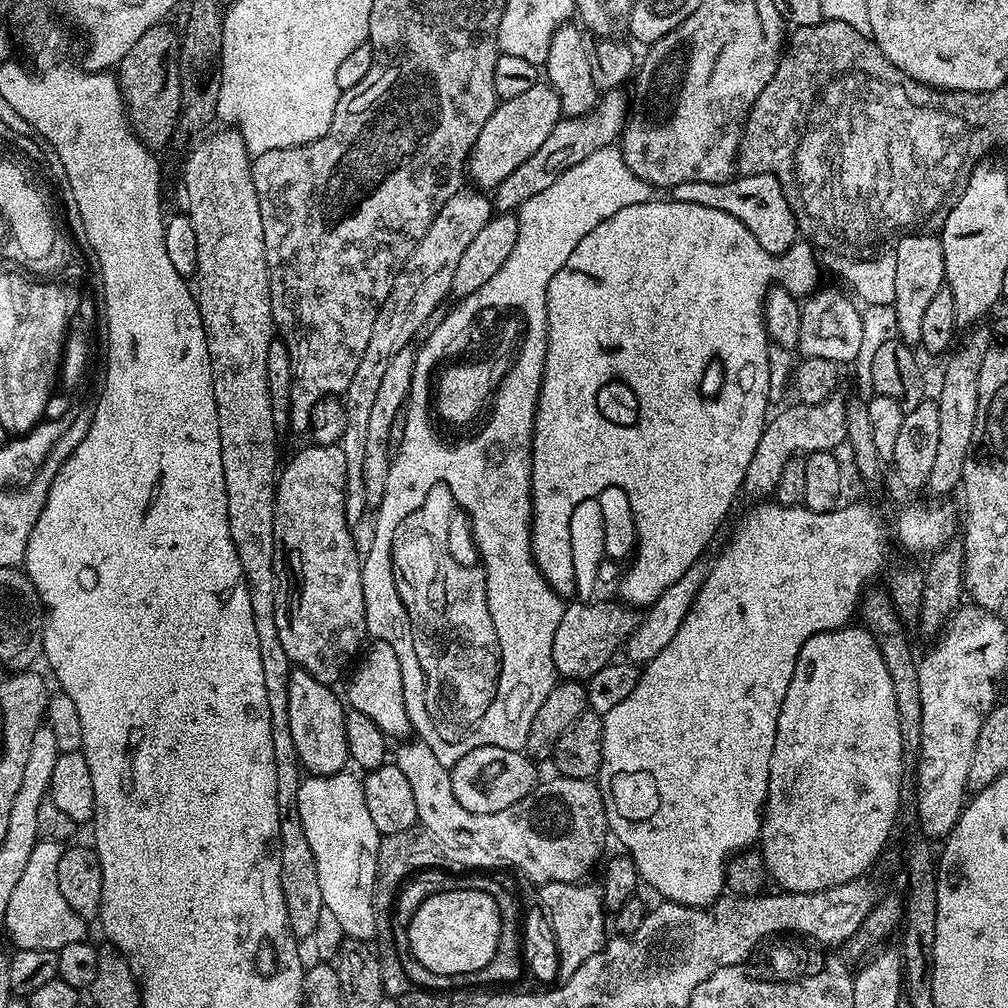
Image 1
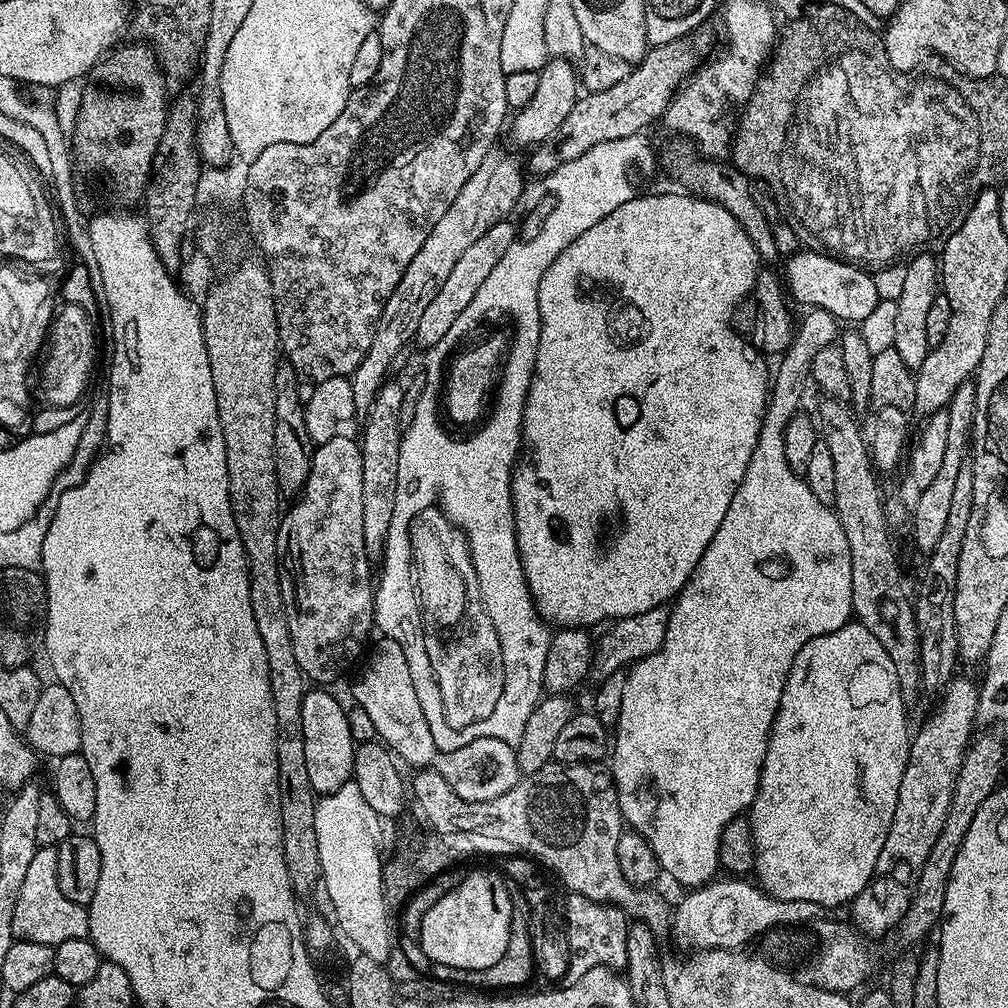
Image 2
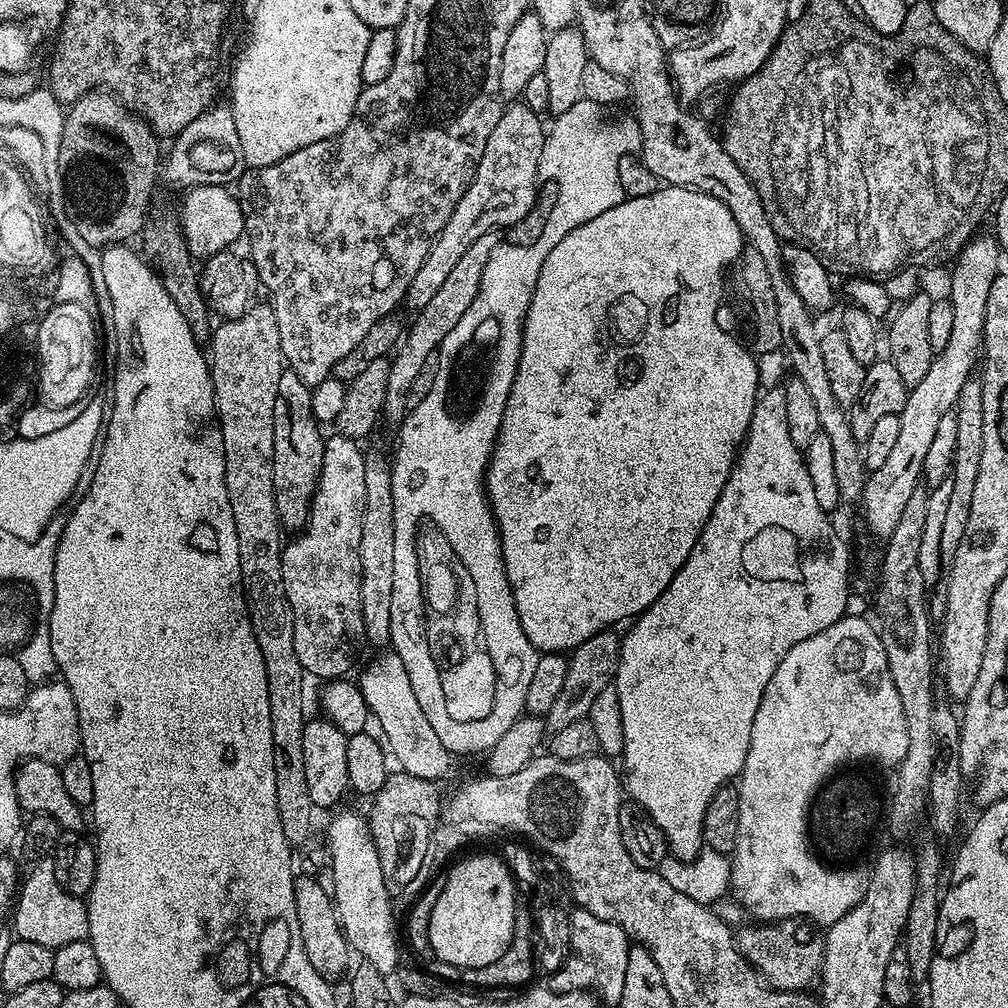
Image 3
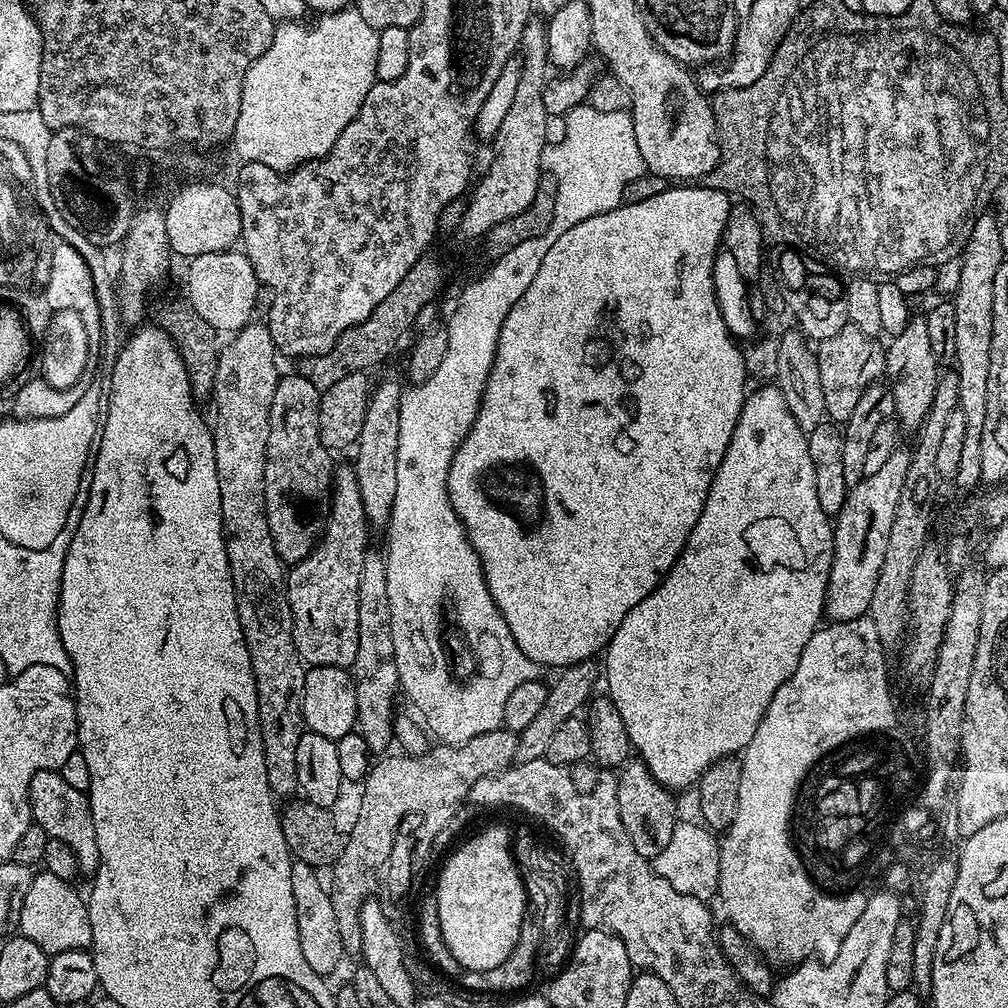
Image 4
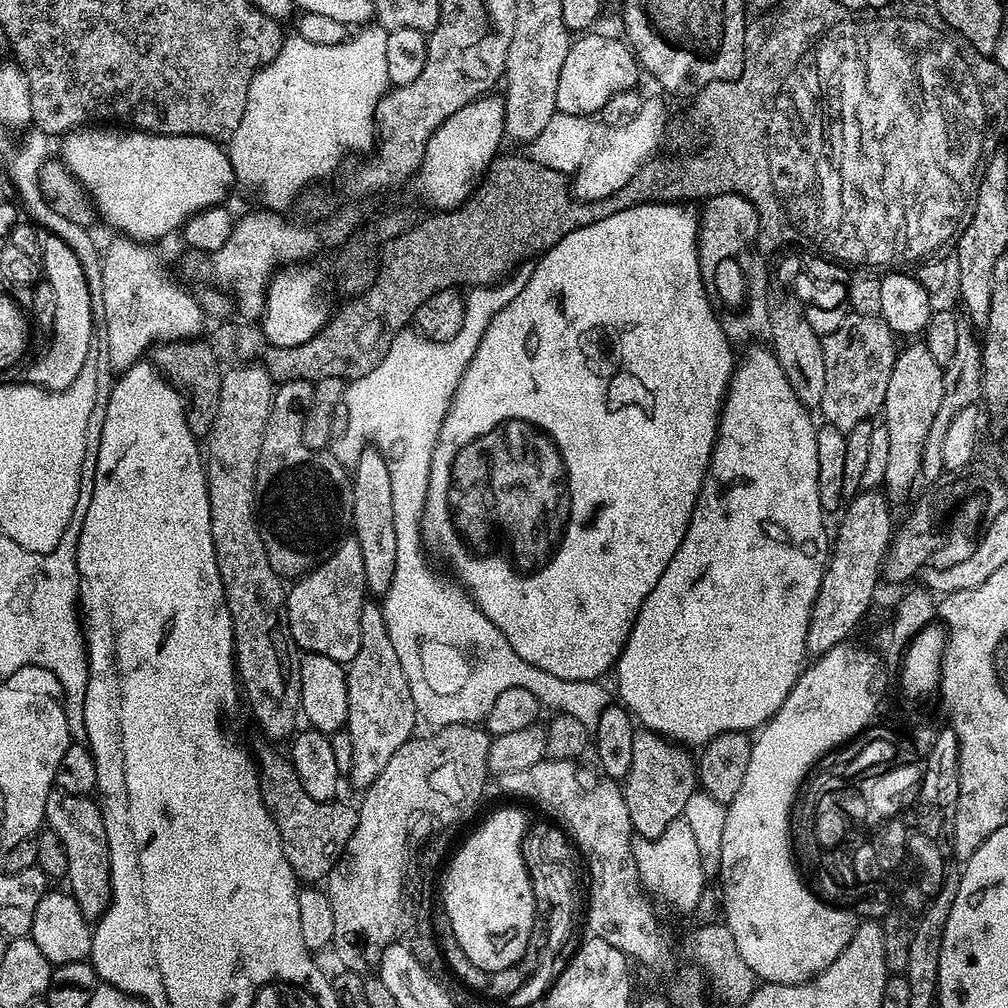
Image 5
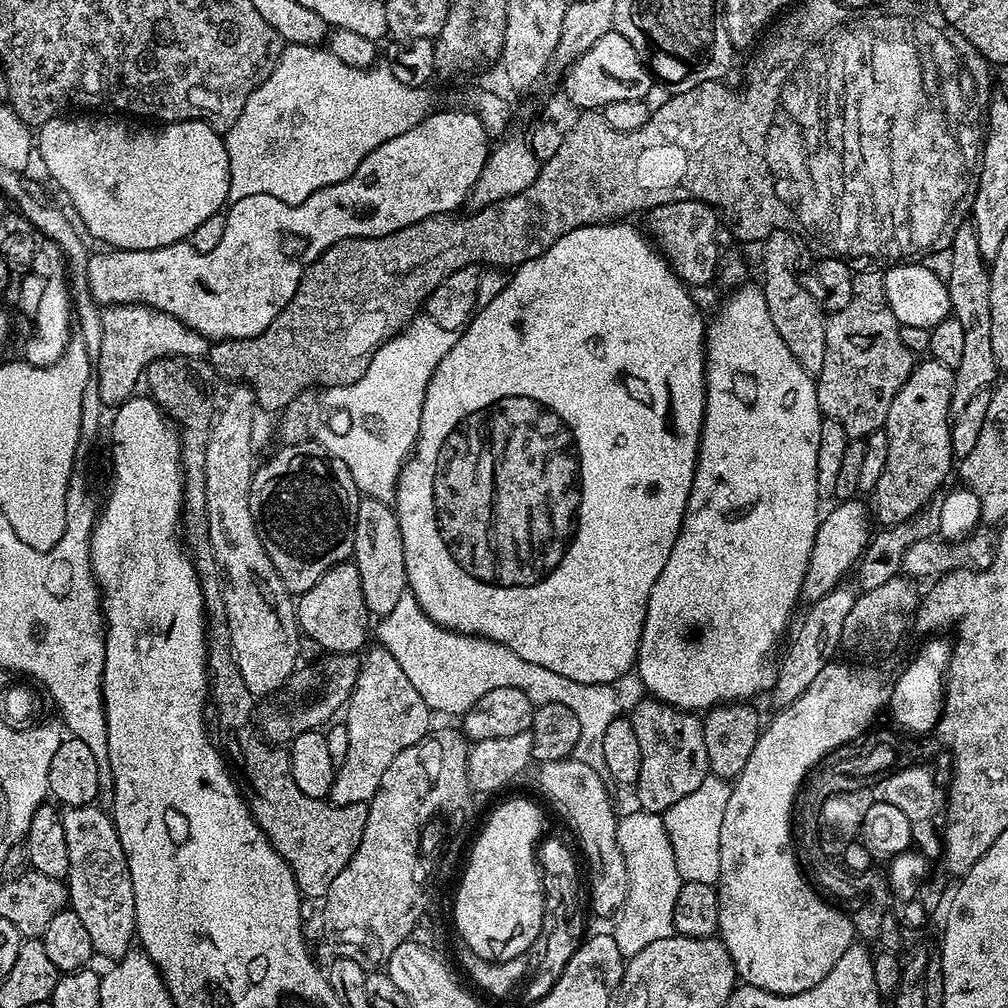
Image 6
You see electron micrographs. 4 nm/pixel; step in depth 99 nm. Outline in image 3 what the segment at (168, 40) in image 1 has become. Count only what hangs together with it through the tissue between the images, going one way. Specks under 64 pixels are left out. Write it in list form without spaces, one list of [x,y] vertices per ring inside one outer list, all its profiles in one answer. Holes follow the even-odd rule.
[[[111,91],[88,92],[65,111],[62,146],[58,146],[65,216],[90,246],[103,250],[143,233],[162,163],[159,143],[152,127]]]

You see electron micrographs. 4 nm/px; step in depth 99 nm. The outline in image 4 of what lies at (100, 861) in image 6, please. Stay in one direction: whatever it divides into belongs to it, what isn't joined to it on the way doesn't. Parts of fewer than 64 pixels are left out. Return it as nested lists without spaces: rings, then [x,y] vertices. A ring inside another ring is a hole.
[[[49,770],[34,774],[34,778],[30,778],[28,801],[32,807],[35,824],[42,826],[42,830],[49,838],[66,842],[66,846],[74,850],[74,858],[78,858],[81,873],[95,873],[96,867],[100,865],[100,851],[98,834],[94,830],[94,818],[86,793],[69,786],[59,771]]]

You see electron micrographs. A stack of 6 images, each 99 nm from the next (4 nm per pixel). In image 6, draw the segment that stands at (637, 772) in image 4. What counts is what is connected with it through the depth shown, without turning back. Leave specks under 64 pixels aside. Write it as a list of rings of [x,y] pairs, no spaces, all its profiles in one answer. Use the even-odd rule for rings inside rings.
[[[655,698],[643,699],[630,712],[642,750],[642,770],[634,785],[636,804],[646,812],[663,814],[686,795],[693,794],[709,774],[704,725],[697,713],[663,704]]]

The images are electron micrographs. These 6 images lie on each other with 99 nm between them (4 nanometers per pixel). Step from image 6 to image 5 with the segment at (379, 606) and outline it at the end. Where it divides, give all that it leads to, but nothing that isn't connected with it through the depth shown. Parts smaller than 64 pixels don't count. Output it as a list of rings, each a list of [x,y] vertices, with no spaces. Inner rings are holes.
[[[374,446],[361,450],[356,466],[352,468],[352,528],[354,539],[362,546],[365,567],[365,589],[372,595],[383,596],[388,592],[397,564],[394,529],[394,502],[391,491],[389,467]]]

